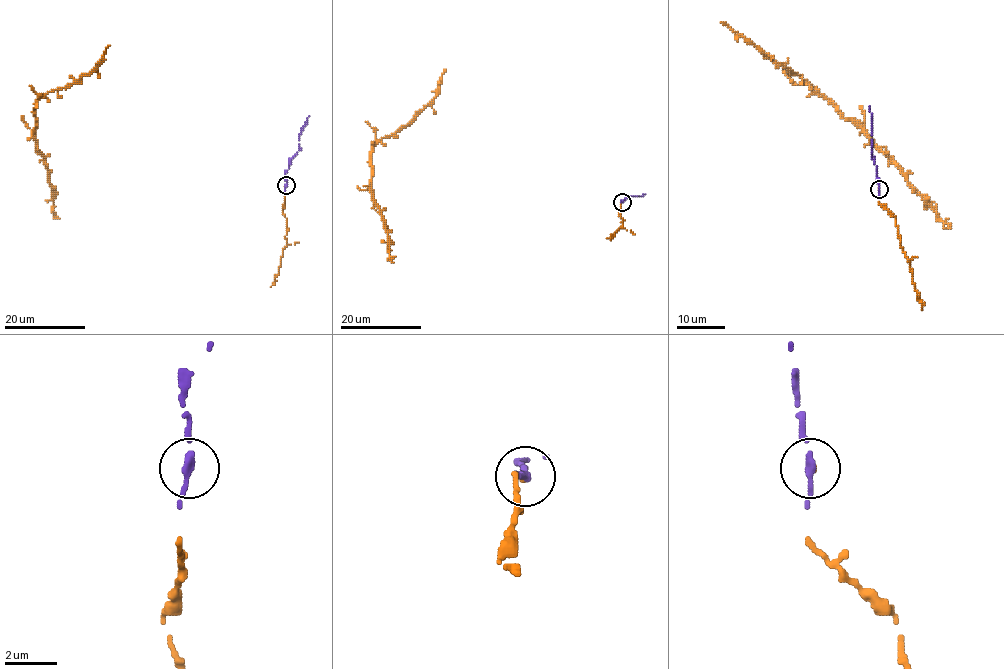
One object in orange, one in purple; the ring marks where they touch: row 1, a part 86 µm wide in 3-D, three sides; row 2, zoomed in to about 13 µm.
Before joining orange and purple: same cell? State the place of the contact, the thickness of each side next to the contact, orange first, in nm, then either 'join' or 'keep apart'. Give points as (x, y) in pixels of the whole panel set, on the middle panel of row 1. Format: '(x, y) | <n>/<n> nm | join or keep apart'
(622, 202) | 90/240 nm | join

